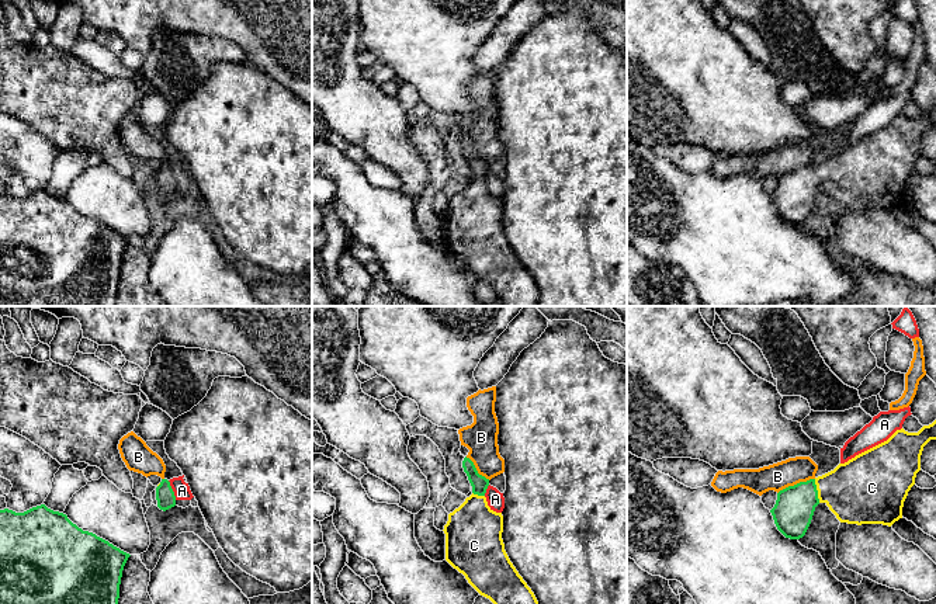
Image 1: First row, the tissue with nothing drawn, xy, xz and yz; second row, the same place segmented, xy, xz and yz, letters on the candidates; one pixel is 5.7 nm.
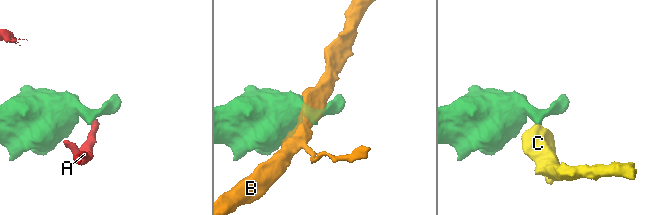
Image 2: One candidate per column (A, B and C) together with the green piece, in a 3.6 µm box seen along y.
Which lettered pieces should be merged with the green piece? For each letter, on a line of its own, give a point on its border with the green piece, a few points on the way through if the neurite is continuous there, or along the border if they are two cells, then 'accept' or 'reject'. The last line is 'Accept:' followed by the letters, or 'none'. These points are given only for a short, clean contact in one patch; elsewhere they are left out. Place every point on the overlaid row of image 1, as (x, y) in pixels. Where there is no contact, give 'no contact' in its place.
A: xy (172, 490) | along xy (167, 481), (176, 499) | reject
B: yz (797, 483) | along yz (814, 478), (789, 485), (777, 493) | reject
C: yz (817, 490) | across yz (794, 507), (807, 495), (817, 490), (860, 490) | accept
Accept: C

